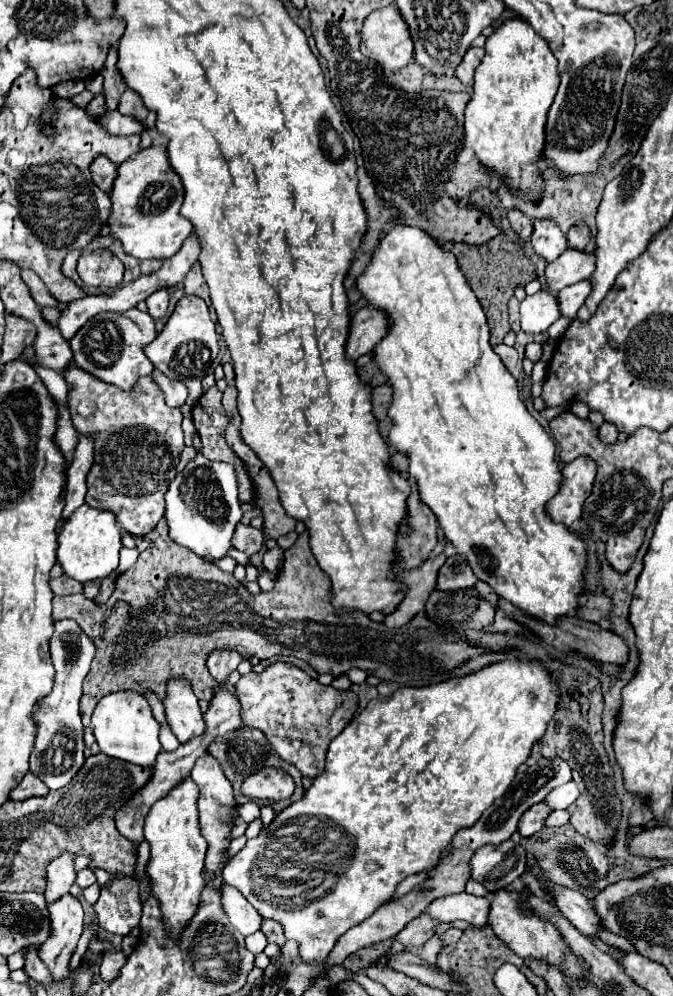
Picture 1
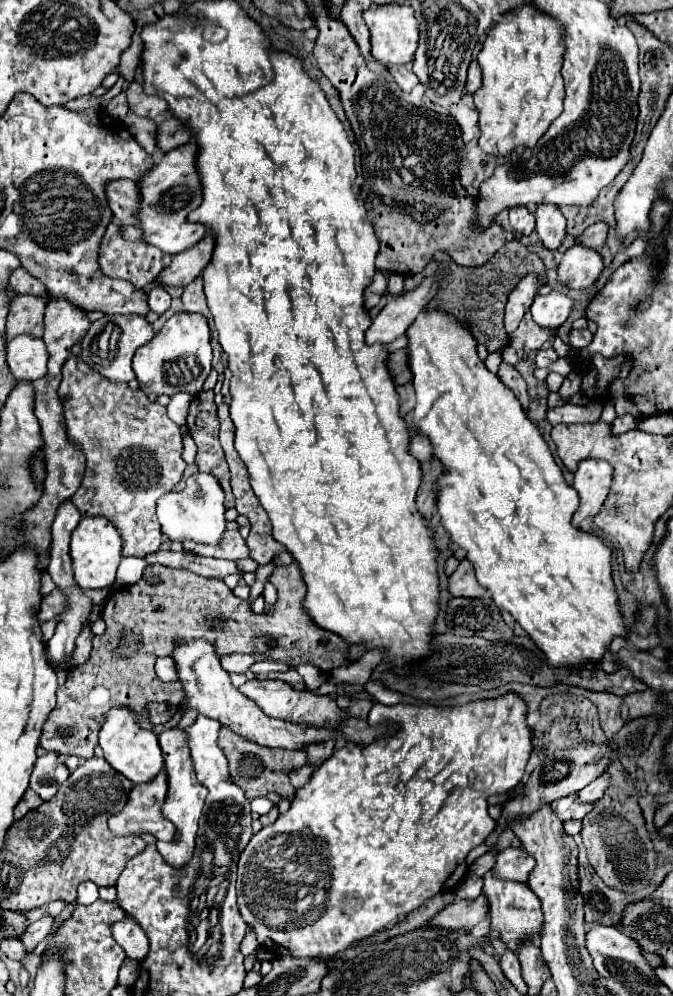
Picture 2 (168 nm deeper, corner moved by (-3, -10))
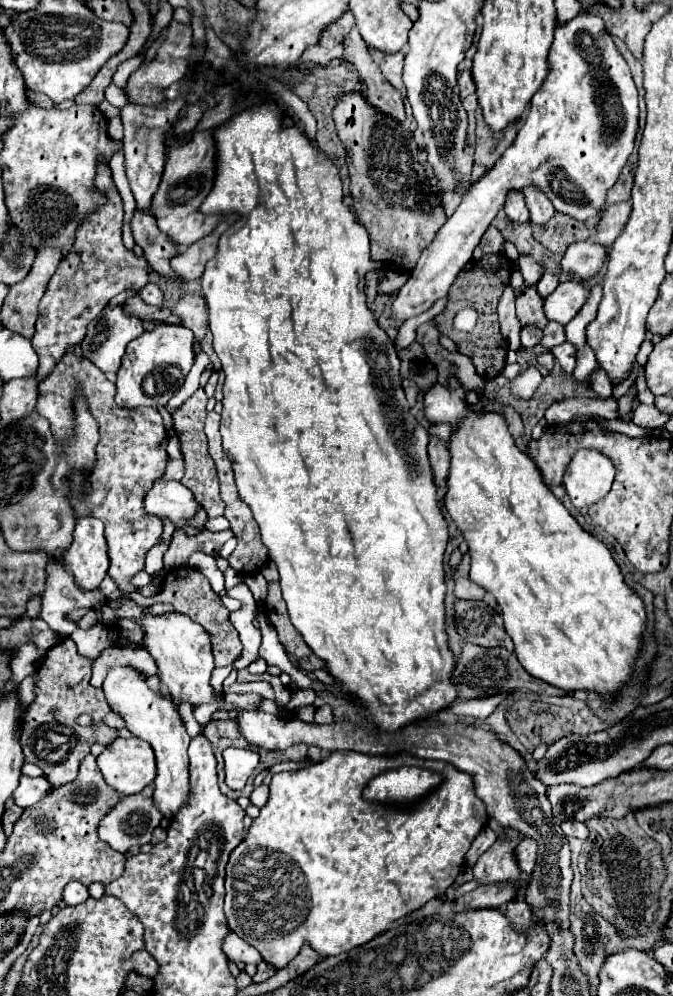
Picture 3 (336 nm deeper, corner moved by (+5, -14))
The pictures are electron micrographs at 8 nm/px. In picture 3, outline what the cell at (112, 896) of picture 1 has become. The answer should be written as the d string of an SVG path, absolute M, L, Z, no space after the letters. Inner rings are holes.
M146 950L136 952L132 960L134 960L134 966L136 966L136 972L138 974L148 976L148 978L154 978L158 974L158 962Z

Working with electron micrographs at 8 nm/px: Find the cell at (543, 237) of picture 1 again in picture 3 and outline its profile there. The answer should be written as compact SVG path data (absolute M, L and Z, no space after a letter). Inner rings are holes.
M528 186L524 196L526 196L526 206L530 210L532 224L546 224L554 216L554 206L546 198L546 194L542 194L542 190Z

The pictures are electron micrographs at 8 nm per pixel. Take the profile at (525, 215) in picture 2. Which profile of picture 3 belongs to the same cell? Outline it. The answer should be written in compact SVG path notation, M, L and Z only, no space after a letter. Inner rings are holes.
M510 190L506 204L504 204L504 210L506 210L508 218L516 224L530 220L530 214L528 214L528 208L526 208L526 202L524 202L524 194L518 192L518 190Z

